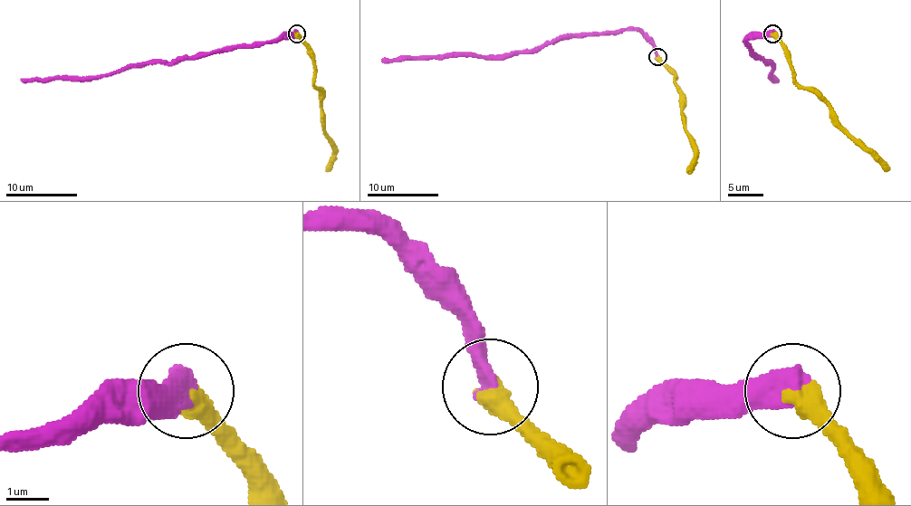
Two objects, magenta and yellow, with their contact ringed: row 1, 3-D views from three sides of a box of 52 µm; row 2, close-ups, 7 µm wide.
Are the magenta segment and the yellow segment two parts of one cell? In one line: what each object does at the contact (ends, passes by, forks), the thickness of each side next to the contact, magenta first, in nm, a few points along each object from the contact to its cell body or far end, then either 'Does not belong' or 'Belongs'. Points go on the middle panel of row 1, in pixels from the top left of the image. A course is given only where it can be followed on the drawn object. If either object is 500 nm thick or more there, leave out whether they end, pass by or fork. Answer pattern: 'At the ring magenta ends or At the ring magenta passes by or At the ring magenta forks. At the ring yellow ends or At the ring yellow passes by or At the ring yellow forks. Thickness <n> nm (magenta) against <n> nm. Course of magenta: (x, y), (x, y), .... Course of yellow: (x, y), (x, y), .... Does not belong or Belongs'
Thickness 600 nm (magenta) against 550 nm. Course of magenta: (657, 56), (635, 30), (583, 33), (555, 42), (544, 42), (532, 49), (494, 56), (407, 56), (381, 62). Course of yellow: (657, 56), (676, 74), (683, 127), (693, 150), (693, 165), (686, 171). Does not belong

